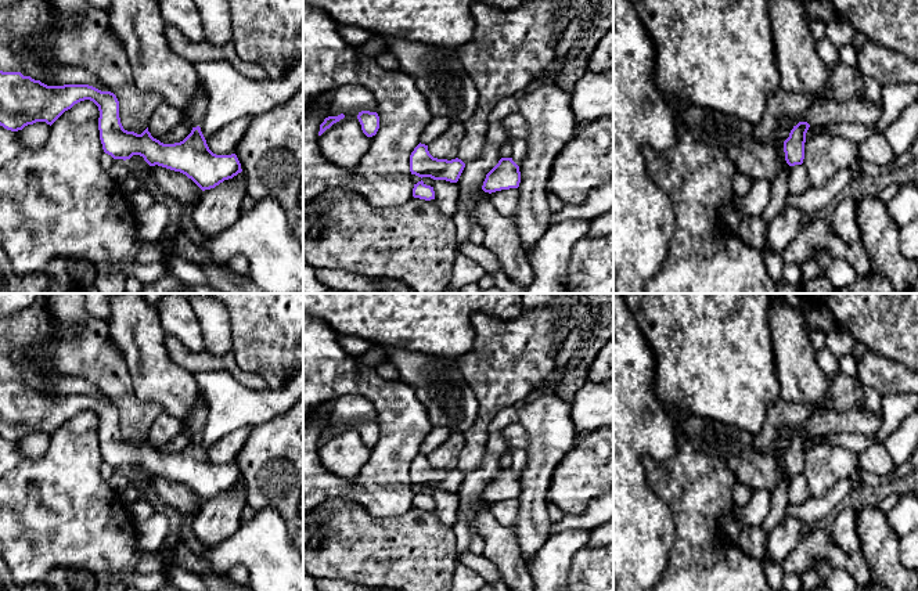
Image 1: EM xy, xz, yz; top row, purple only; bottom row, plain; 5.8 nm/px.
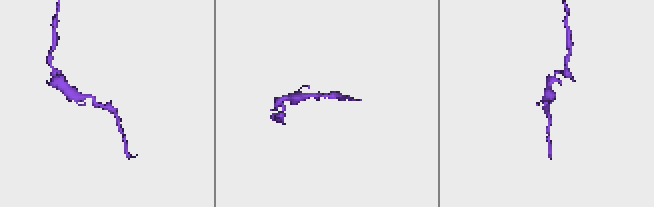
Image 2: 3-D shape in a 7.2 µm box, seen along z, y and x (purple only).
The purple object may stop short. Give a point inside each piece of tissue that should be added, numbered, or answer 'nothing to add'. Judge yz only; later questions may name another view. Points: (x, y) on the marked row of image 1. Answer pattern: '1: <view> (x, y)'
nothing to add

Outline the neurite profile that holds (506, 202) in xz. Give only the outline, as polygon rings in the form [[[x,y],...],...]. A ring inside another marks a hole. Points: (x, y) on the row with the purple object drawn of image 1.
[[[510,188],[492,192],[492,205],[503,217],[514,217],[519,203],[519,190]]]

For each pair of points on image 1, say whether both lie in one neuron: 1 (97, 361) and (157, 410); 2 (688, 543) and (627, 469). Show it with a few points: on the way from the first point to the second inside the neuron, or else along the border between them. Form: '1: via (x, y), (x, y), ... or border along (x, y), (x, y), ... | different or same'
1: via (112, 378), (116, 386), (140, 410) | same
2: border along (659, 497), (673, 521), (669, 558) | different

